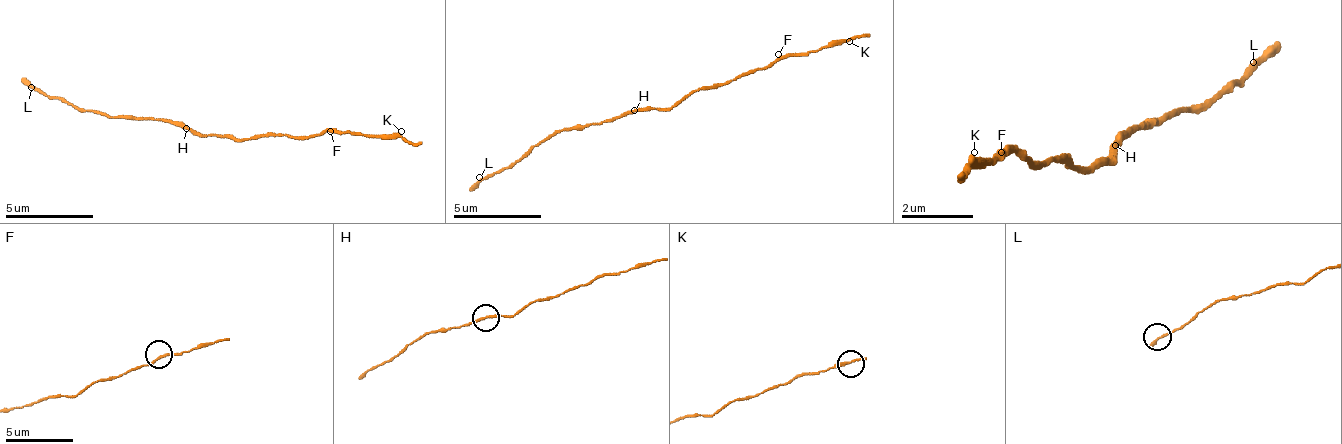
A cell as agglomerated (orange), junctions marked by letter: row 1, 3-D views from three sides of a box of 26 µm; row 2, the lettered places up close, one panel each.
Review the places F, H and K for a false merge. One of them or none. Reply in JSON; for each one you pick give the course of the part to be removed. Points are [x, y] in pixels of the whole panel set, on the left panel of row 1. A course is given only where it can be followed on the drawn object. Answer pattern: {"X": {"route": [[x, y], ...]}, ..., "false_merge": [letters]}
{"false_merge": []}

